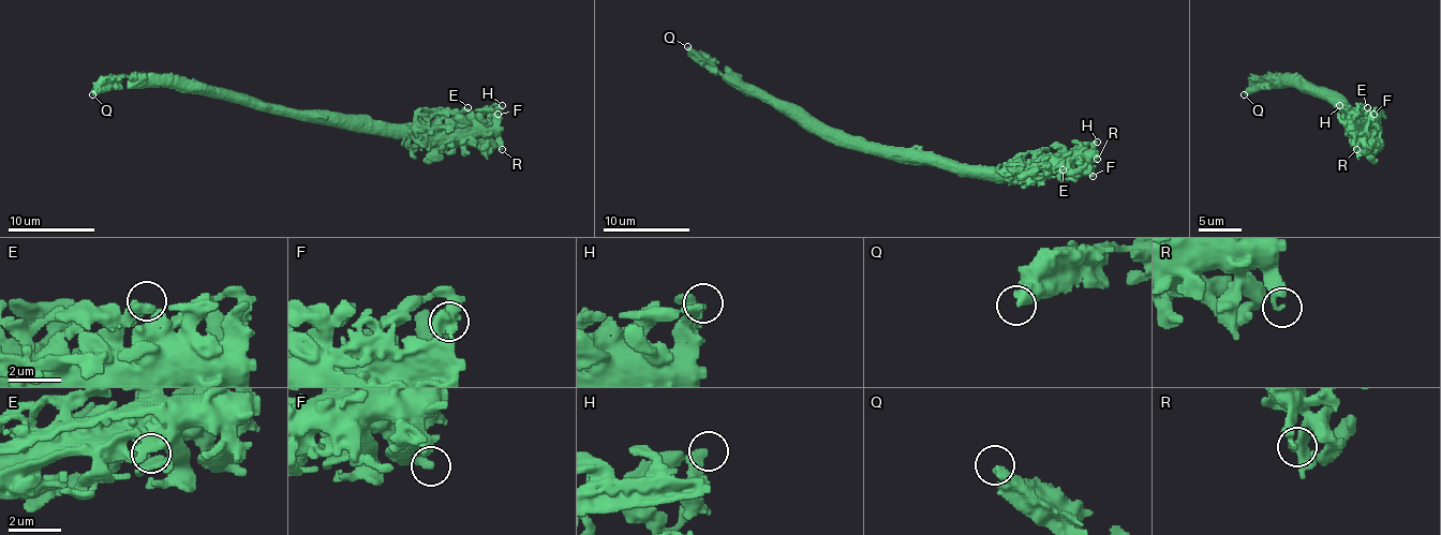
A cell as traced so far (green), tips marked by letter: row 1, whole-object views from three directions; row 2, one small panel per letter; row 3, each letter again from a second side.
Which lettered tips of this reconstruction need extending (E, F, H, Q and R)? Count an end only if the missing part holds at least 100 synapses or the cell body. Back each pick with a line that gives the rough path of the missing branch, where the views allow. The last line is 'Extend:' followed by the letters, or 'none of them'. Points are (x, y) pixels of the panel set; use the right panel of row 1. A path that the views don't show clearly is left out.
Extend: Q

